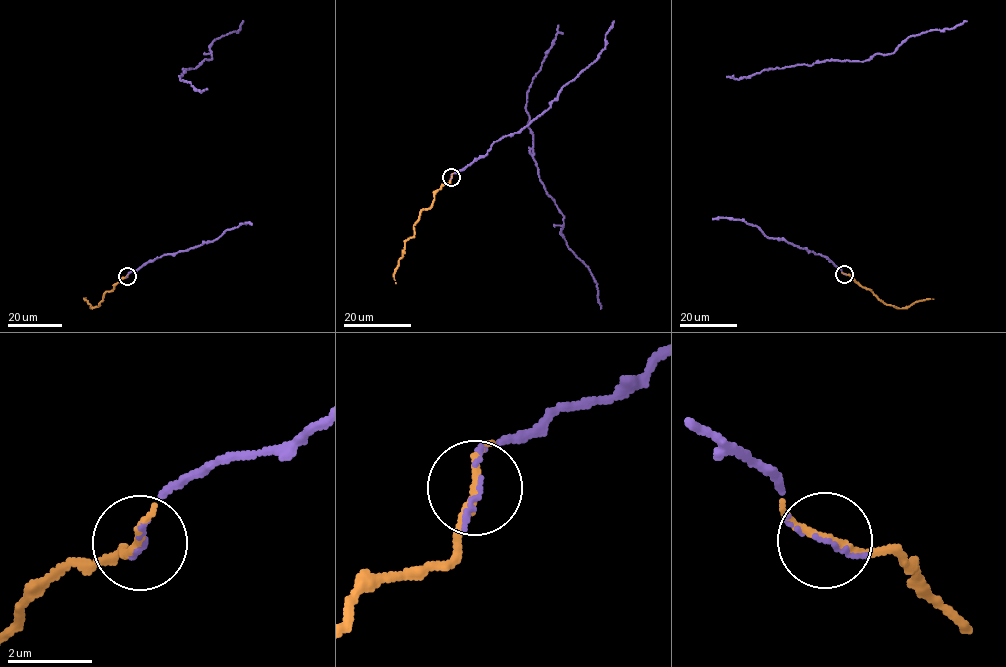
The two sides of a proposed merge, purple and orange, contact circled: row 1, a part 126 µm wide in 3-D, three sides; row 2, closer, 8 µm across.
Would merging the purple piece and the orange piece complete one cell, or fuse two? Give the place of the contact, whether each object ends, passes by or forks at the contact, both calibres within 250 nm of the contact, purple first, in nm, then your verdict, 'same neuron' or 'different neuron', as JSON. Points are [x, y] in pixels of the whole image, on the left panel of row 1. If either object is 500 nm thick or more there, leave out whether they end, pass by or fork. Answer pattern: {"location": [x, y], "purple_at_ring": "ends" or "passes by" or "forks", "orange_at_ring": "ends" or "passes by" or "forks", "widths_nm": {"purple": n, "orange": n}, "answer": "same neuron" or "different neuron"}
{"location": [127, 276], "purple_at_ring": "ends", "orange_at_ring": "passes by", "widths_nm": {"purple": 100, "orange": 180}, "answer": "same neuron"}

